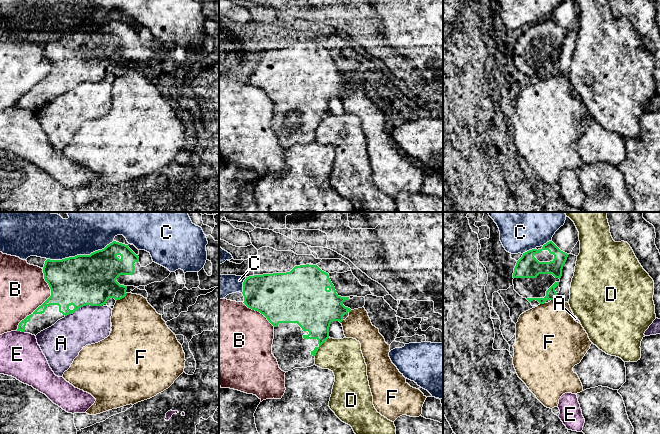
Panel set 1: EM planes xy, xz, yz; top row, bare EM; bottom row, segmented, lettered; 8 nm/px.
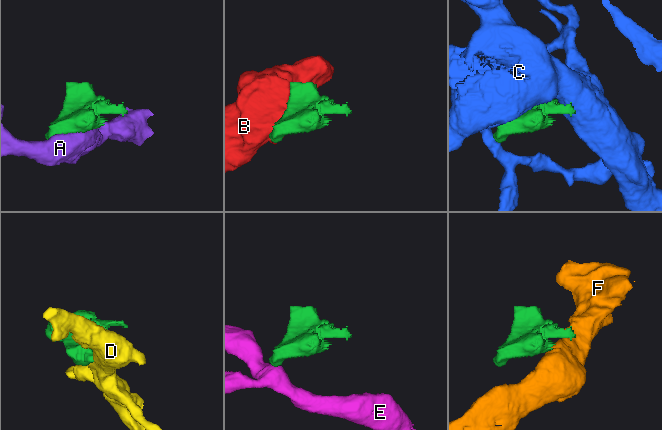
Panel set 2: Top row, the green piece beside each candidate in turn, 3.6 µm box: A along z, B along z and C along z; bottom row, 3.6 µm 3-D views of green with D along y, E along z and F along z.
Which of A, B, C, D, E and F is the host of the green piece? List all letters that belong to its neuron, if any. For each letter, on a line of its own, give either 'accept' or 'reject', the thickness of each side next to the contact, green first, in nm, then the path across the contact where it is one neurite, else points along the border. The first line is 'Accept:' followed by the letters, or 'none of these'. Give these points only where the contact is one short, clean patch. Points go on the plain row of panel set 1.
Accept: none of these
A: reject | 400/300 nm
B: reject | 340/380 nm
C: reject | 400/280 nm
D: reject | 280/300 nm
E: reject | 70/340 nm | along xy (17, 106), (24, 108)
F: reject | 340/400 nm | along xy (127, 69), (116, 77)

